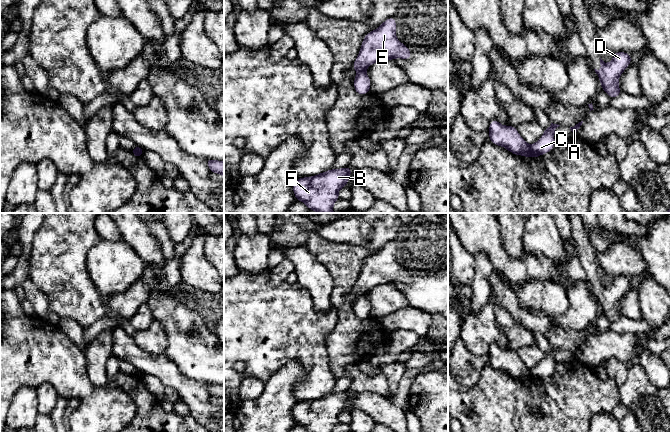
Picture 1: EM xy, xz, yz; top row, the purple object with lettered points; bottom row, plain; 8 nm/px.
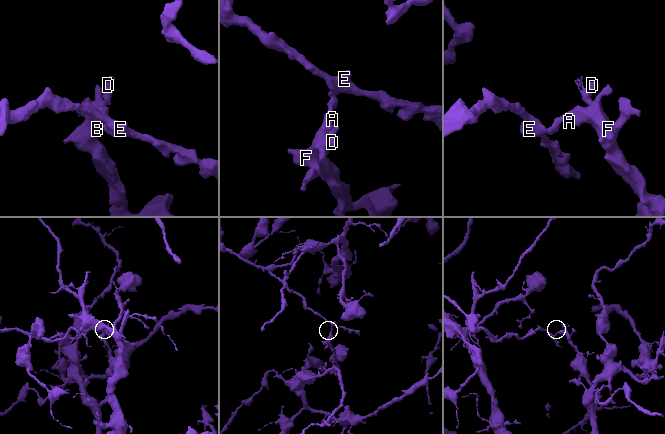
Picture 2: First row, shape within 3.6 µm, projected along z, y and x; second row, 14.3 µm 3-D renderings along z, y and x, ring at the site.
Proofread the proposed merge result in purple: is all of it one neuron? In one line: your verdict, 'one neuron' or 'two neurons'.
two neurons

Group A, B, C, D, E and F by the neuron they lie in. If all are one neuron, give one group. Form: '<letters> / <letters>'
A B C D F / E

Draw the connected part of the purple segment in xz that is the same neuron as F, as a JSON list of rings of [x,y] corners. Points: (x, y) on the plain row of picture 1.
[[[348,390],[341,393],[330,393],[312,401],[297,403],[293,407],[293,417],[296,424],[305,427],[308,432],[333,432],[334,427],[340,423],[339,414],[348,409],[352,395]]]

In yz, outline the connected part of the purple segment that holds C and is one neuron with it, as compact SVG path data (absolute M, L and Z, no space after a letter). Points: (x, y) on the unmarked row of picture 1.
M551 347L549 352L544 353L541 362L530 370L530 381L537 382L542 378L550 376L555 369L554 356L560 349Z

